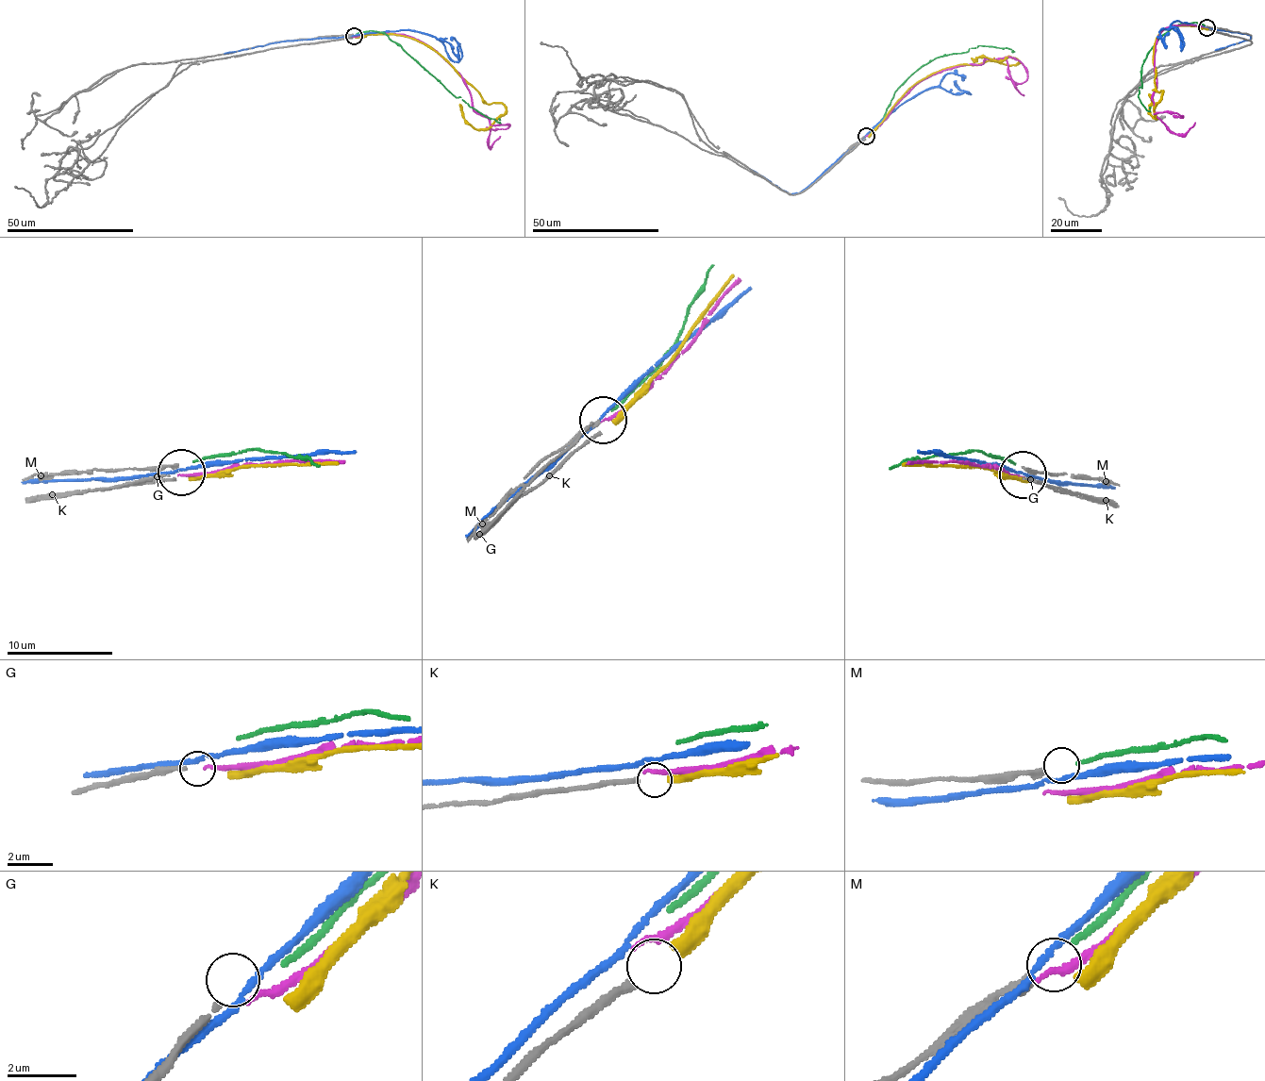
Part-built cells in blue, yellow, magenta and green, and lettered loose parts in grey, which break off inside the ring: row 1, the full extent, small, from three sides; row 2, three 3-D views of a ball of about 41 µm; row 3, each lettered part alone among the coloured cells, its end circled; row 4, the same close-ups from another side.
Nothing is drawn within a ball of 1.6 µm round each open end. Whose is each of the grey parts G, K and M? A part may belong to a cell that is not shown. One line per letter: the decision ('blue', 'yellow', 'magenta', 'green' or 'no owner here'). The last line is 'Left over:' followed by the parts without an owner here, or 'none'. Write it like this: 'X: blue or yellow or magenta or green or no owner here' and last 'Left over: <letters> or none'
G: no owner here
K: yellow
M: green
Left over: G

